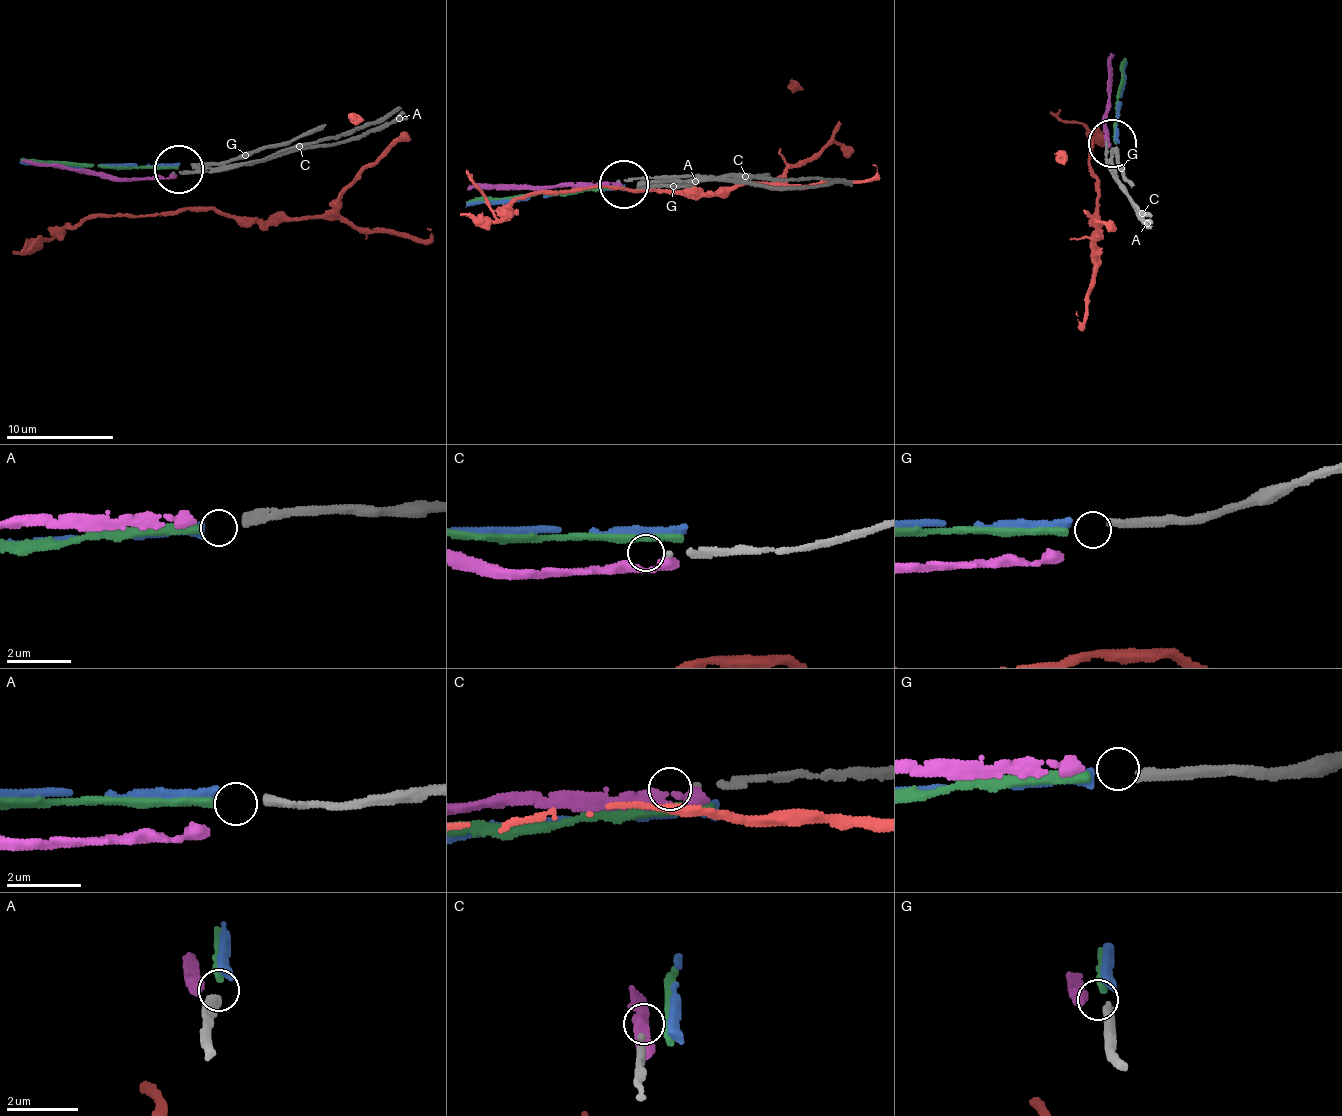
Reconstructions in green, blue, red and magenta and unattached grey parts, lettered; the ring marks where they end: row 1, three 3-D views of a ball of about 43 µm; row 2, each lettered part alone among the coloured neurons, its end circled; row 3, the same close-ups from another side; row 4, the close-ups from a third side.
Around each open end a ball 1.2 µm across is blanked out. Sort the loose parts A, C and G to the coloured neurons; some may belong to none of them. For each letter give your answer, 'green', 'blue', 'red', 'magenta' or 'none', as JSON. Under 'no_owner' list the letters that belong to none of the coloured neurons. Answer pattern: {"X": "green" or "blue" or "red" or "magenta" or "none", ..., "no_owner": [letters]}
{"A": "green", "C": "none", "G": "blue", "no_owner": ["C"]}

